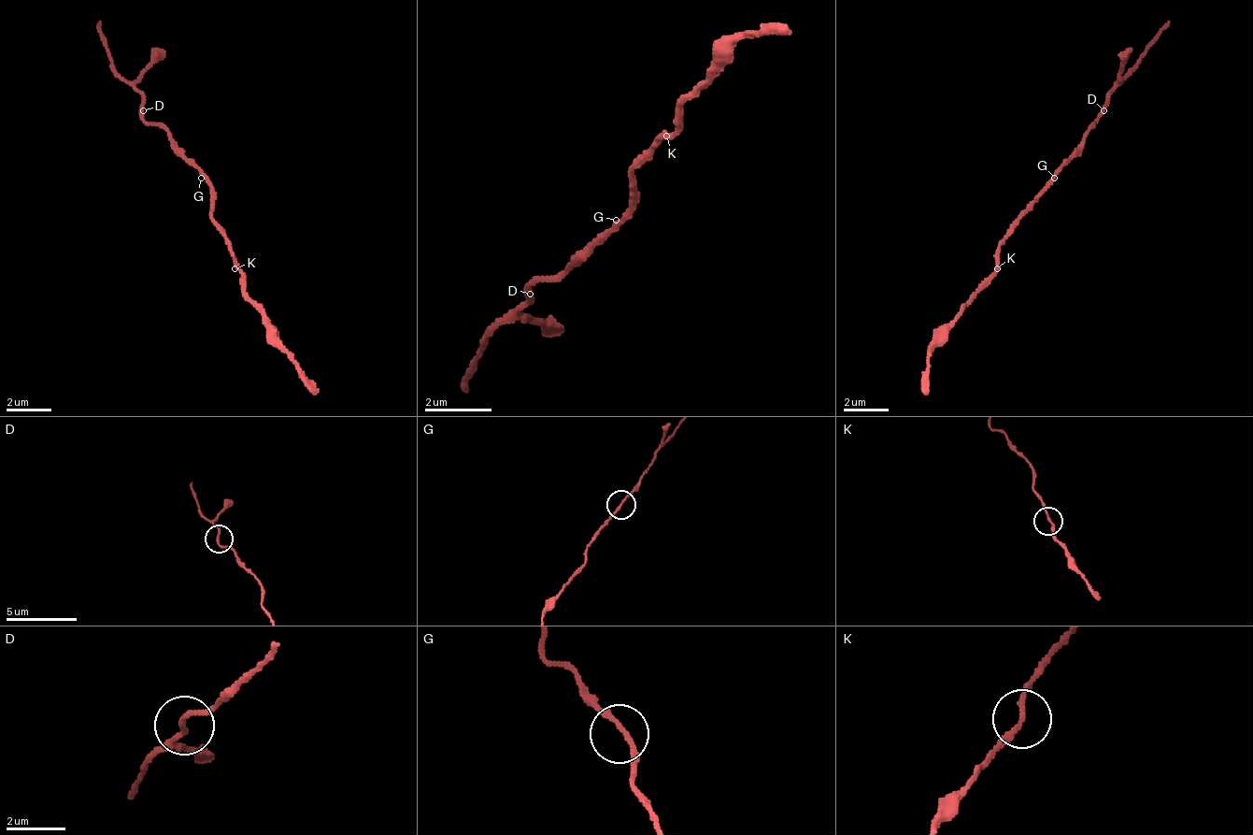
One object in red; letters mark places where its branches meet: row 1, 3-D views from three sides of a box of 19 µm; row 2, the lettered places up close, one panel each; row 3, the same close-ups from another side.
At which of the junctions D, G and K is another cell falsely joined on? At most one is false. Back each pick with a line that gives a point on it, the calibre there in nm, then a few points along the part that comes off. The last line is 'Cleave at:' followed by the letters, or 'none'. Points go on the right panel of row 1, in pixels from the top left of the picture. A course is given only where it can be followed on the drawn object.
Cleave at: none

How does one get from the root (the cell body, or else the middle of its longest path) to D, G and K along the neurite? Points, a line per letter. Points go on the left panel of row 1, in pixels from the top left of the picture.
D: (212, 200), (212, 189), (206, 183), (206, 178), (173, 143), (173, 137), (144, 115), (144, 109)
G: (212, 200), (212, 189), (201, 178)
K: (212, 200), (212, 217), (223, 228), (223, 239), (234, 251), (234, 268)

